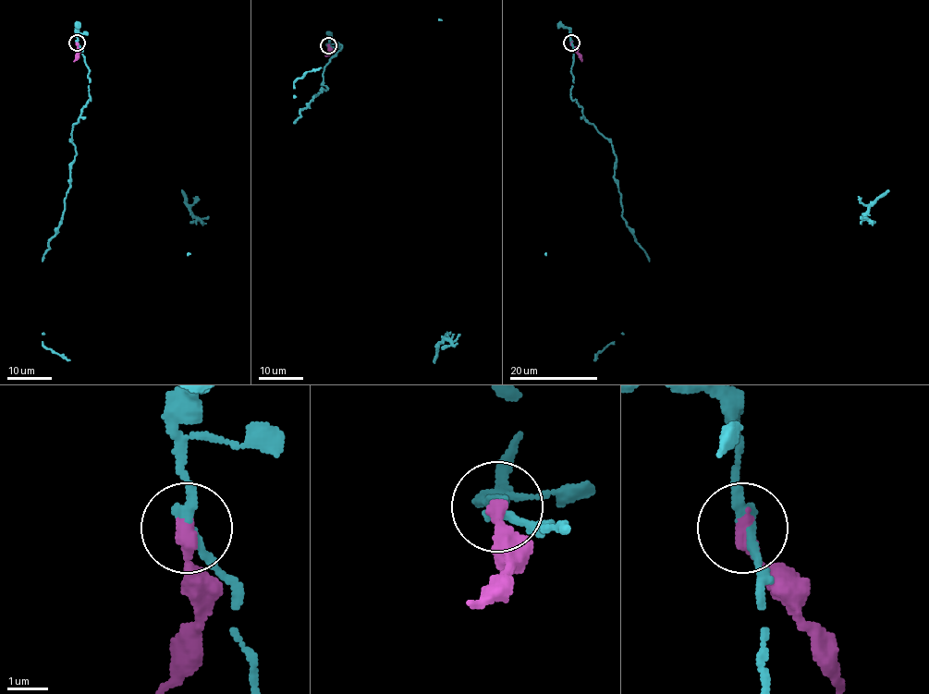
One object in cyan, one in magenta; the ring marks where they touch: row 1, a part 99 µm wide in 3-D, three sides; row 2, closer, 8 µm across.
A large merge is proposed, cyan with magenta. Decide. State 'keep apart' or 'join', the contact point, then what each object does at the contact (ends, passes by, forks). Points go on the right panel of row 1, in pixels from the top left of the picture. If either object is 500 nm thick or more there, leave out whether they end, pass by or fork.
keep apart | (571, 42) | cyan passes by | magenta ends

